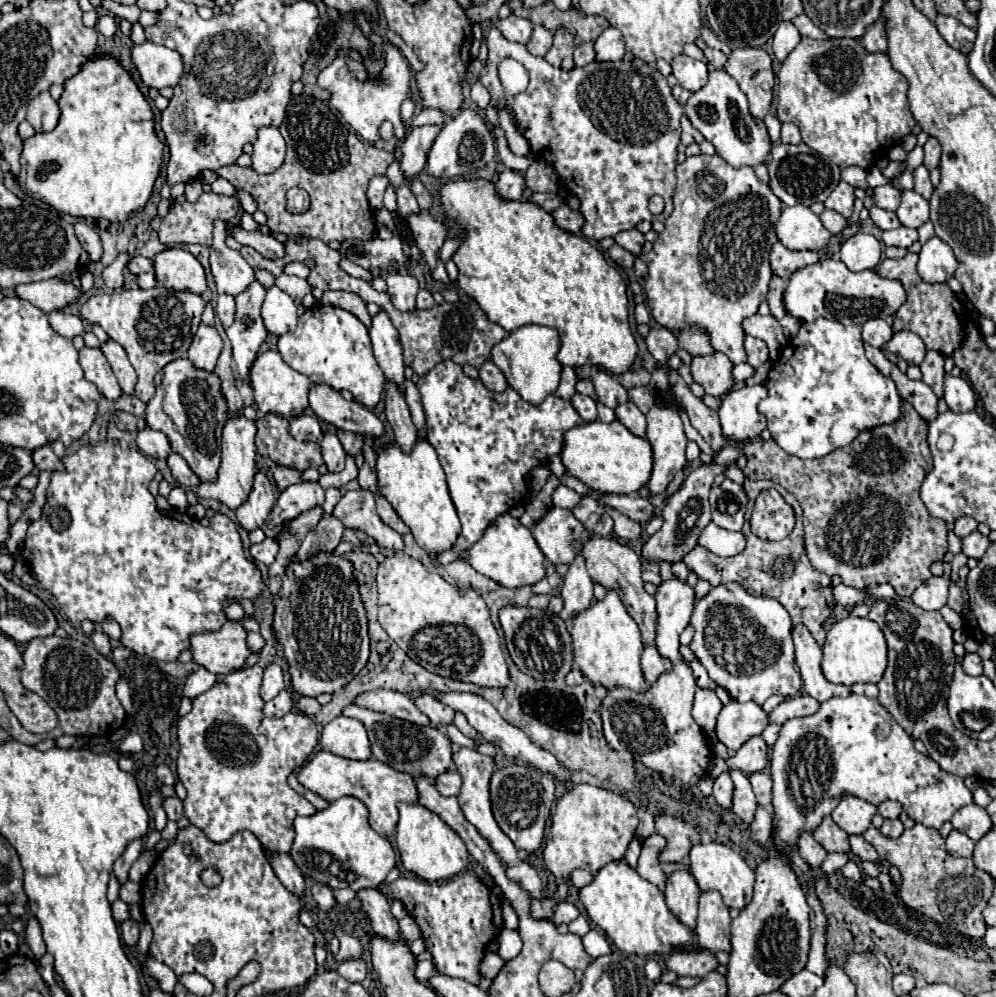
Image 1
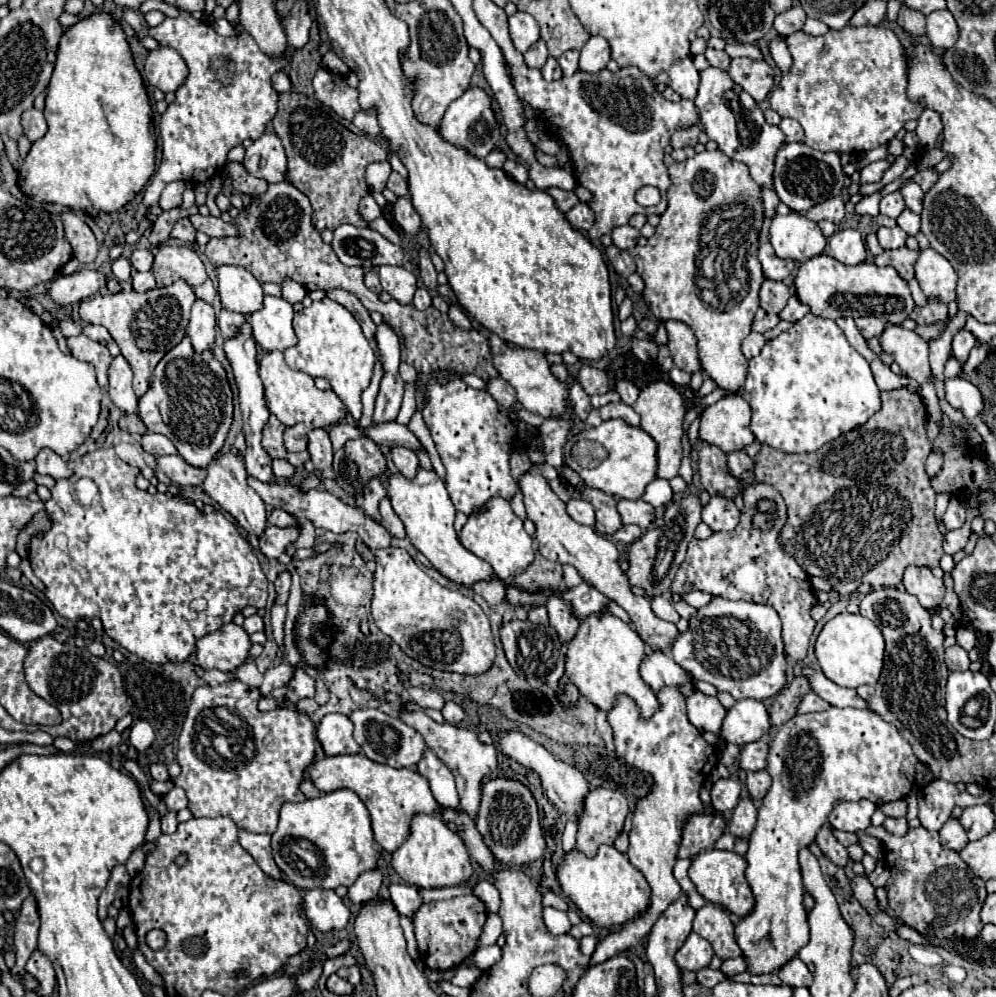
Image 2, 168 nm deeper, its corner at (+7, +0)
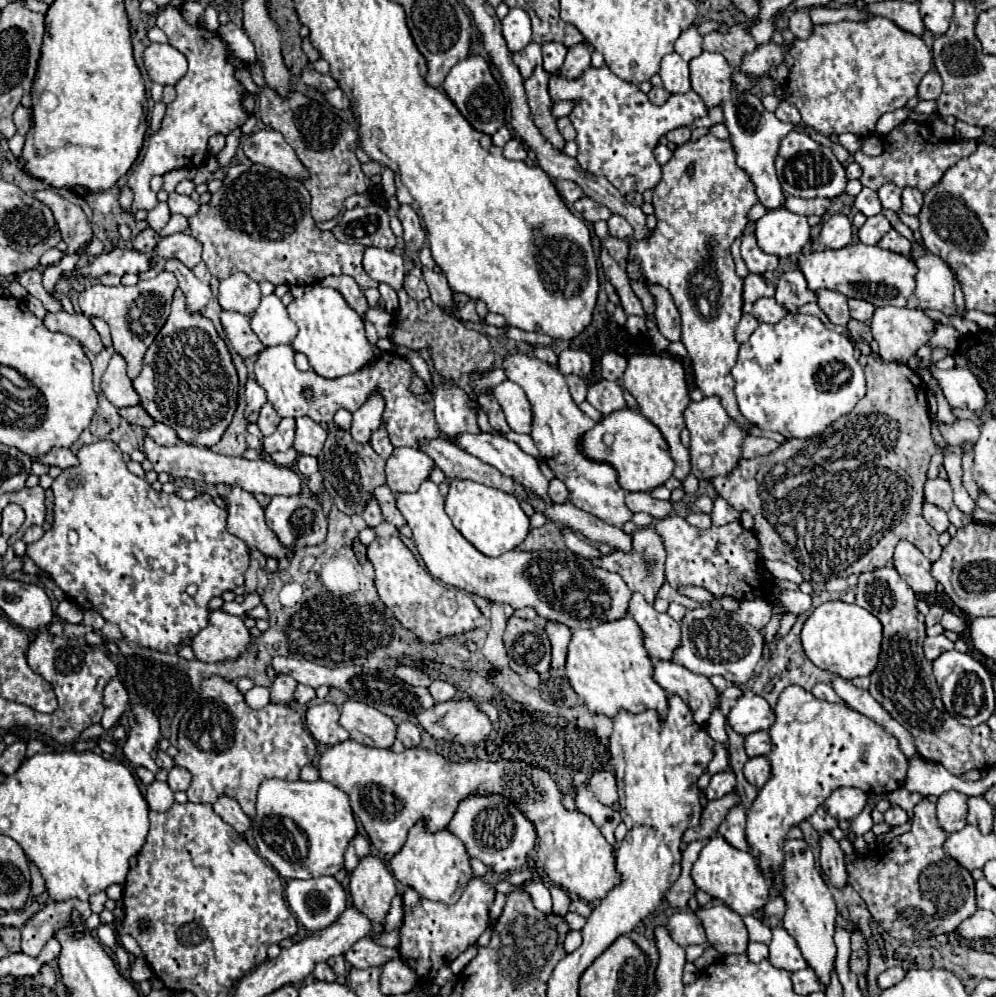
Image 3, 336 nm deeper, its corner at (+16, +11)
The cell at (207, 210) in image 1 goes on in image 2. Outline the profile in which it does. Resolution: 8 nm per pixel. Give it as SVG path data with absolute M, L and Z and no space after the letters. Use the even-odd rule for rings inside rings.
M181 219L181 221L177 221L177 225L173 227L173 239L179 239L179 241L183 241L183 243L191 243L191 241L195 241L195 229L193 229L193 225L189 223L189 219Z

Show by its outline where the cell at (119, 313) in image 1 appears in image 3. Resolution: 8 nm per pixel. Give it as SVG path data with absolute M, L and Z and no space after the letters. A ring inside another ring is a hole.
M164 270L158 276L150 280L140 280L136 286L104 286L104 284L94 284L80 292L78 304L82 314L86 316L100 316L108 322L110 332L112 332L112 344L114 350L126 360L128 364L128 378L134 380L140 370L142 370L142 358L148 350L148 346L154 342L156 334L162 330L170 316L170 304L174 290L178 288L176 276L172 272Z

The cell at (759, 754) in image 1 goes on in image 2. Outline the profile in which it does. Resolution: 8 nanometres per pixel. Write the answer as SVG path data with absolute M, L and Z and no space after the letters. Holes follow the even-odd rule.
M753 741L743 745L739 753L739 767L745 771L761 771L767 767L767 751L769 743L767 741Z

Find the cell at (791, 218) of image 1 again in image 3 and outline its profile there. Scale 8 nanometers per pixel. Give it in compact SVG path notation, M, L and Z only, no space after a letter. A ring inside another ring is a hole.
M776 208L768 210L756 222L754 234L758 238L758 246L766 254L784 258L790 254L800 254L810 240L810 224L800 214L788 212L786 208Z

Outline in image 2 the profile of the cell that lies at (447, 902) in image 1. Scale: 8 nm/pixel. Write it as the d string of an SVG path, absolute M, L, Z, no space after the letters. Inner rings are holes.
M461 895L449 901L431 901L421 905L413 915L413 925L423 963L429 969L439 971L455 969L457 965L461 965L465 957L475 951L485 919L487 919L487 907L475 895Z

